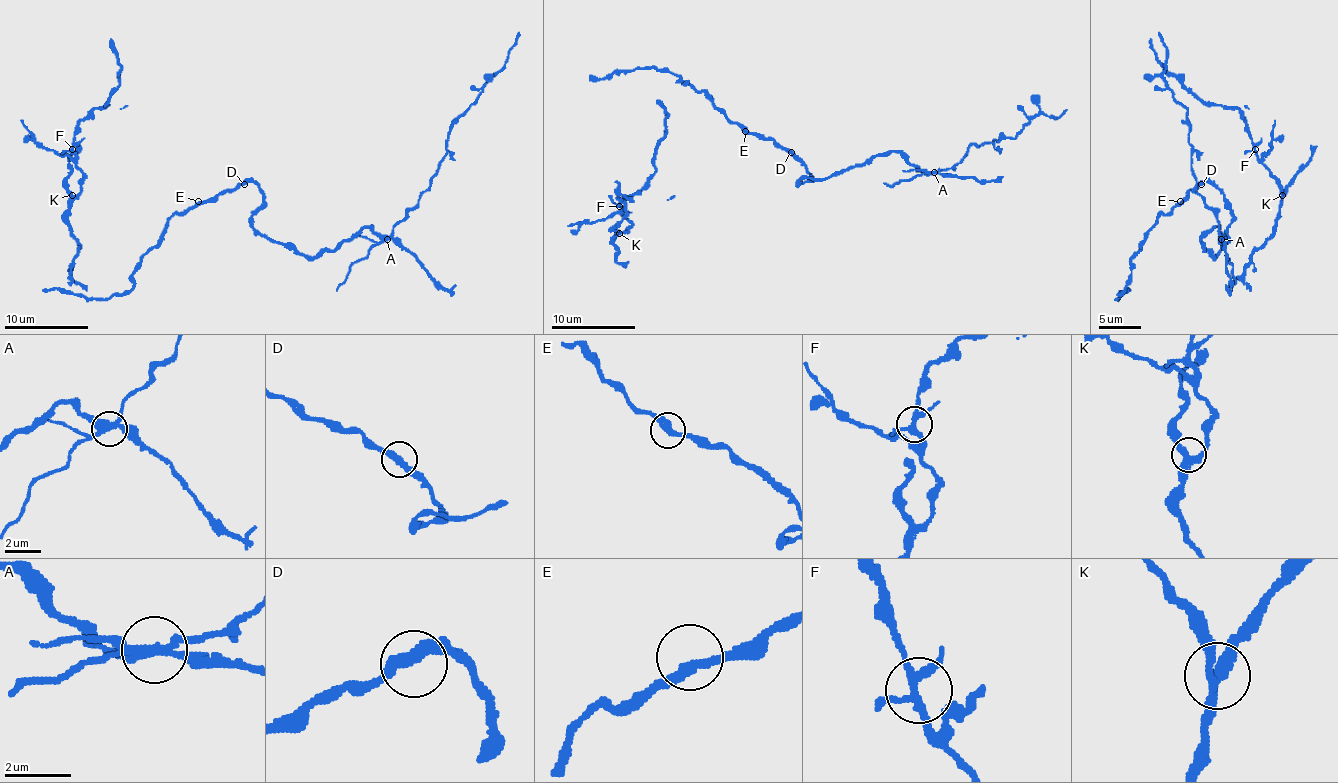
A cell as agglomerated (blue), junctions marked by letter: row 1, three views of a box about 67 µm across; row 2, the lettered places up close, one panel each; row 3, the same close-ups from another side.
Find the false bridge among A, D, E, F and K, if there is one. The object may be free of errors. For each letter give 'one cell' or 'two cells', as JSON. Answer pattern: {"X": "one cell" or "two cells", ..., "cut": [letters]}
{"A": "two cells", "D": "one cell", "E": "one cell", "F": "one cell", "K": "one cell", "cut": ["A"]}

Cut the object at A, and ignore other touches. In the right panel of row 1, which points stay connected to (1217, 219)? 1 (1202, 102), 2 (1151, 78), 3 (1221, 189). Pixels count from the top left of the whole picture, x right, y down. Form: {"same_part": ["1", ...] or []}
{"same_part": ["2"]}

